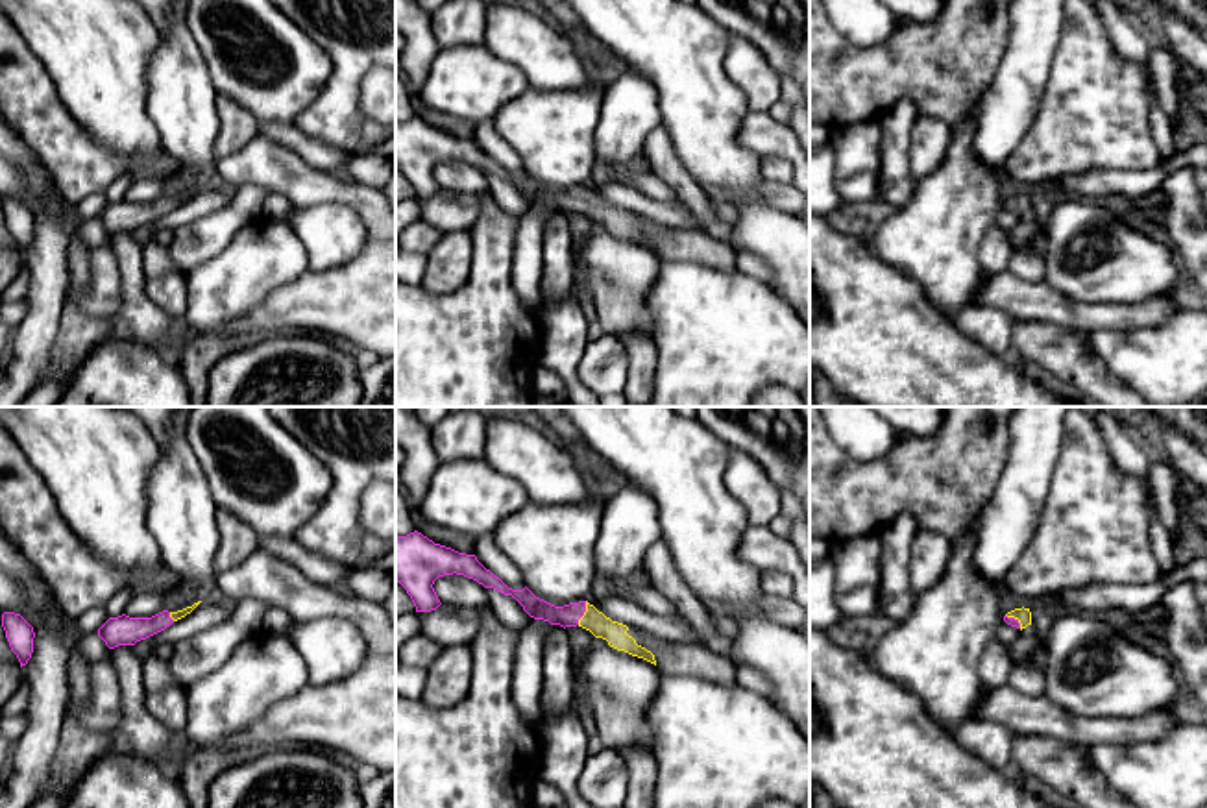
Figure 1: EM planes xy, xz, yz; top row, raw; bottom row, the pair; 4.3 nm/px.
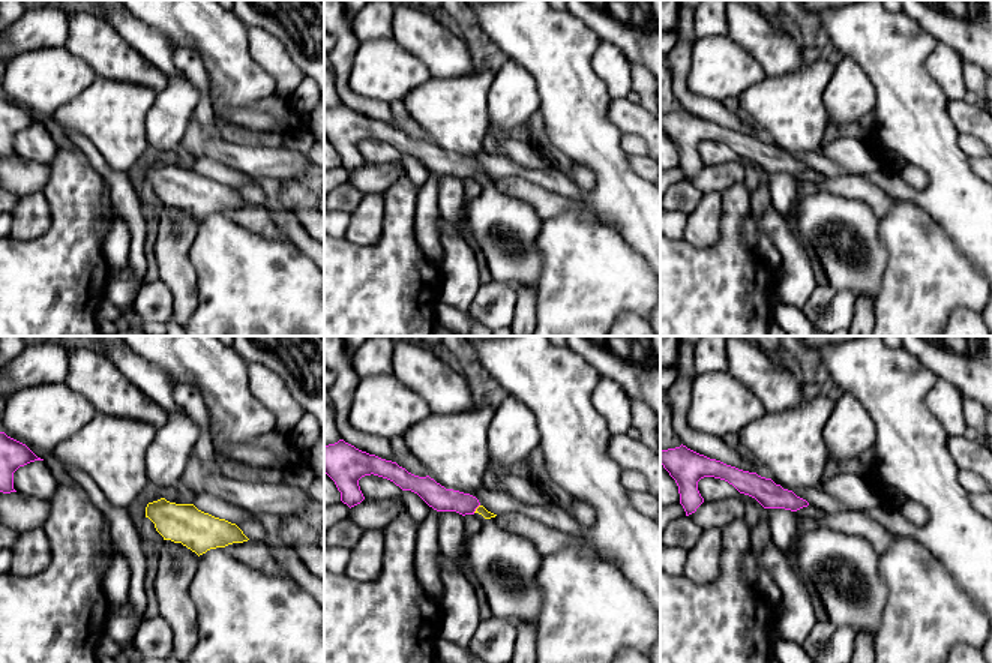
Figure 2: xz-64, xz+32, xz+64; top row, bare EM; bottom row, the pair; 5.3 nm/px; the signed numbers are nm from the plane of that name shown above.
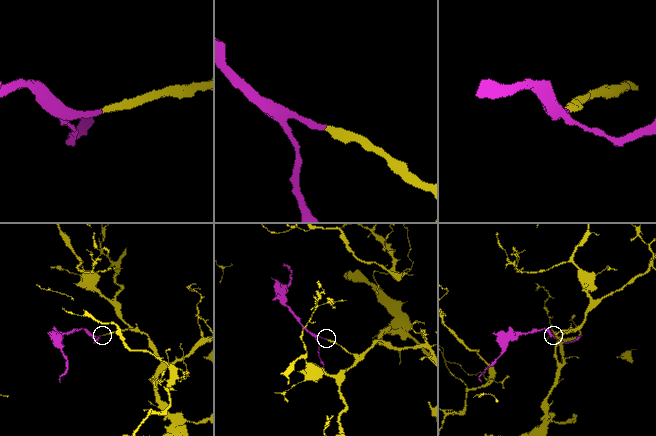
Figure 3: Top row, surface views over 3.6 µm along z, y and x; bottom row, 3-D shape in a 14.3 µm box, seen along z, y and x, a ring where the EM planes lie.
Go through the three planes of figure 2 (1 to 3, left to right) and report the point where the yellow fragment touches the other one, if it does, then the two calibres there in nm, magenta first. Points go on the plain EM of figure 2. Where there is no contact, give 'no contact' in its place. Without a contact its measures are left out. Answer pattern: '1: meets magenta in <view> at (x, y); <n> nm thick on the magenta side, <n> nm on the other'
1: no contact
2: meets magenta in xz+32 at (476, 171); 130 nm thick on the magenta side, 50 nm on the other
3: no contact

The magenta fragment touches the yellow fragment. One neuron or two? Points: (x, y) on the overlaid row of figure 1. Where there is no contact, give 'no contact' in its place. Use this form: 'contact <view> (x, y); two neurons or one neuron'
contact xz (585, 611); one neuron

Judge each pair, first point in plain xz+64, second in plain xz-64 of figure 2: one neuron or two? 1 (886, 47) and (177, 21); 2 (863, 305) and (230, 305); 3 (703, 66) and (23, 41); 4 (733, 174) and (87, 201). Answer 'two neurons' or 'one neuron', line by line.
1: one neuron
2: two neurons
3: two neurons
4: two neurons

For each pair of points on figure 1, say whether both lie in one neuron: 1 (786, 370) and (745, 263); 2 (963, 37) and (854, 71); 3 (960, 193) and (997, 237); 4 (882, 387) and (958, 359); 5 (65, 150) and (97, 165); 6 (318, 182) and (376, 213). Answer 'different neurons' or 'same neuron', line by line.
1: different neurons
2: same neuron
3: different neurons
4: same neuron
5: same neuron
6: same neuron

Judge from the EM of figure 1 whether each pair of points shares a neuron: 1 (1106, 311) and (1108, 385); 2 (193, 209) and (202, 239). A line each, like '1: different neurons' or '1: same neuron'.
1: different neurons
2: different neurons

